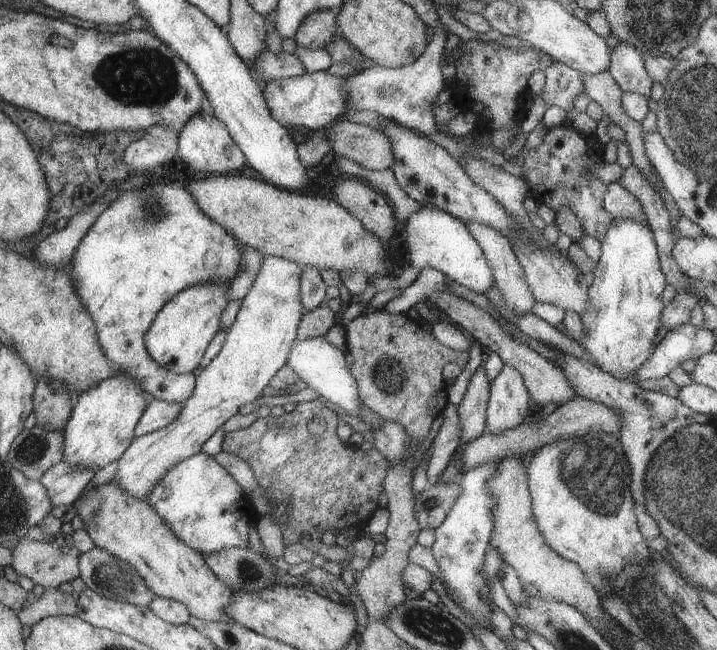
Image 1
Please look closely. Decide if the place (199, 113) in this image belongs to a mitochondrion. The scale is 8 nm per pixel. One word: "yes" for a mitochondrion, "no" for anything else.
no

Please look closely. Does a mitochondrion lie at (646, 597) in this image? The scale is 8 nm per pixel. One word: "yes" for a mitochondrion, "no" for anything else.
yes

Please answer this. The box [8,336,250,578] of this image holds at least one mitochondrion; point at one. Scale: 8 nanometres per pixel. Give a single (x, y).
(32, 450)

